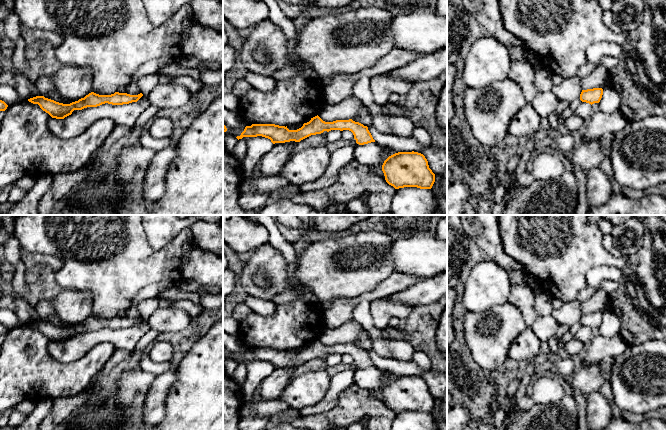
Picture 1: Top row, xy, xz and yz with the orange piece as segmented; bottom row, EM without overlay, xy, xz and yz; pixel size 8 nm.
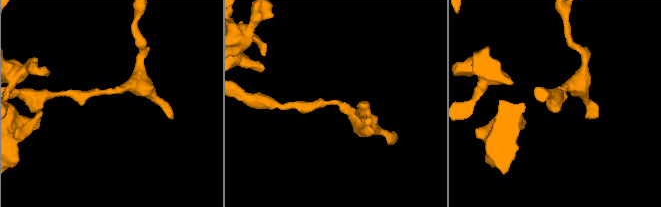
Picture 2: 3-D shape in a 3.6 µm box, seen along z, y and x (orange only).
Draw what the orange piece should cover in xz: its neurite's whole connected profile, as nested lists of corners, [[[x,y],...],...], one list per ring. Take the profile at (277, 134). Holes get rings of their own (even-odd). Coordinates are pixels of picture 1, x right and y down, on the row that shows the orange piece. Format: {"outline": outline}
{"outline": [[[318,115],[311,118],[307,123],[297,130],[289,130],[287,126],[279,126],[275,124],[252,124],[246,126],[240,136],[236,138],[242,139],[243,137],[257,137],[262,136],[275,143],[285,143],[290,141],[300,142],[301,140],[316,134],[321,134],[324,131],[331,130],[349,130],[353,133],[356,143],[359,145],[375,142],[367,126],[352,119],[349,120],[336,120],[333,122],[325,122]]]}

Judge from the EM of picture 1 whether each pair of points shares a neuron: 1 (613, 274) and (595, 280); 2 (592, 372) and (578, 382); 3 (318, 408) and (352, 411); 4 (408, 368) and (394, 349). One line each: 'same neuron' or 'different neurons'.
1: same neuron
2: same neuron
3: different neurons
4: different neurons

